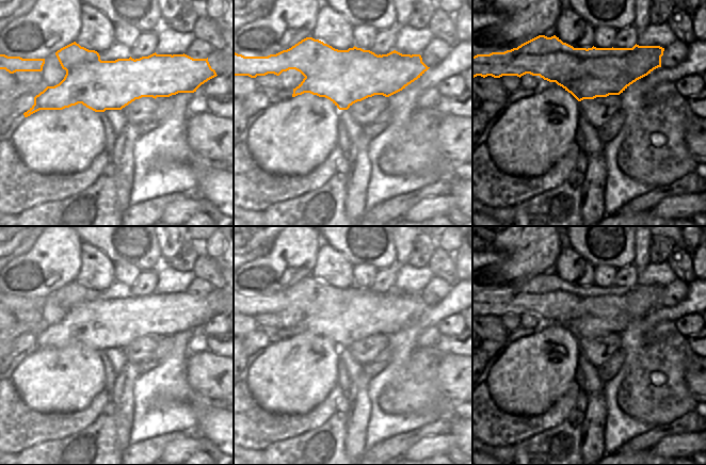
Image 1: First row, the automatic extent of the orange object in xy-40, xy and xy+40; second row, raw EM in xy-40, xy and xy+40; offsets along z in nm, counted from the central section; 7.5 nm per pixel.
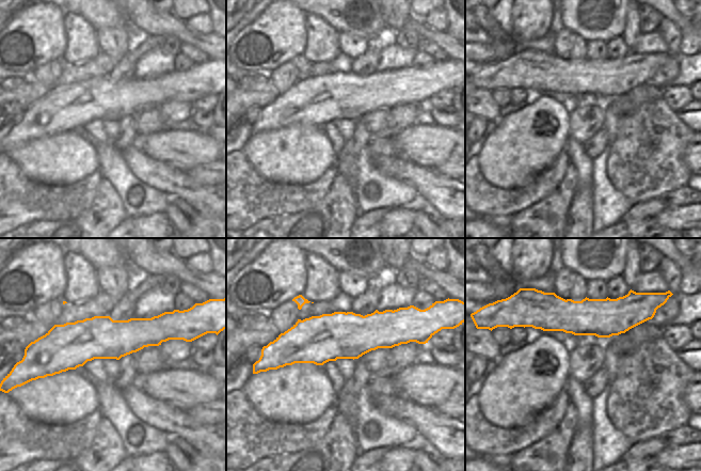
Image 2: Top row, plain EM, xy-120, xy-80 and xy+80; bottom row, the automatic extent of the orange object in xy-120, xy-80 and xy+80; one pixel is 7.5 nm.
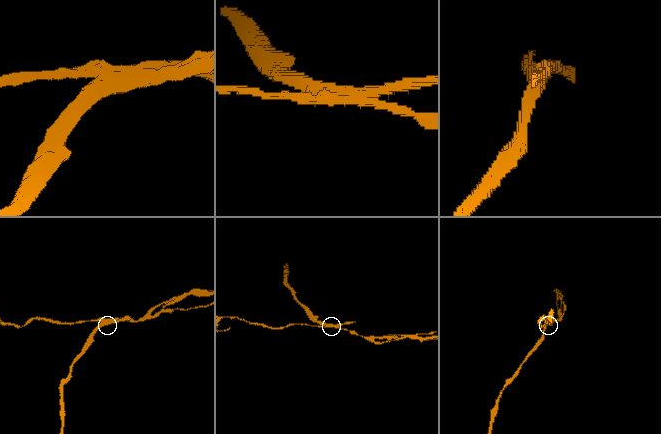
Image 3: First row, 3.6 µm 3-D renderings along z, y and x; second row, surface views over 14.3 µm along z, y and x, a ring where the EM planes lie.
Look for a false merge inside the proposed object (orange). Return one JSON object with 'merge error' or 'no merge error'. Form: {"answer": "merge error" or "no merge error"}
{"answer": "merge error"}

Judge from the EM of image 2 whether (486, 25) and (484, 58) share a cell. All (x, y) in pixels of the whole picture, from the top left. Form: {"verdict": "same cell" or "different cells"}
{"verdict": "different cells"}

